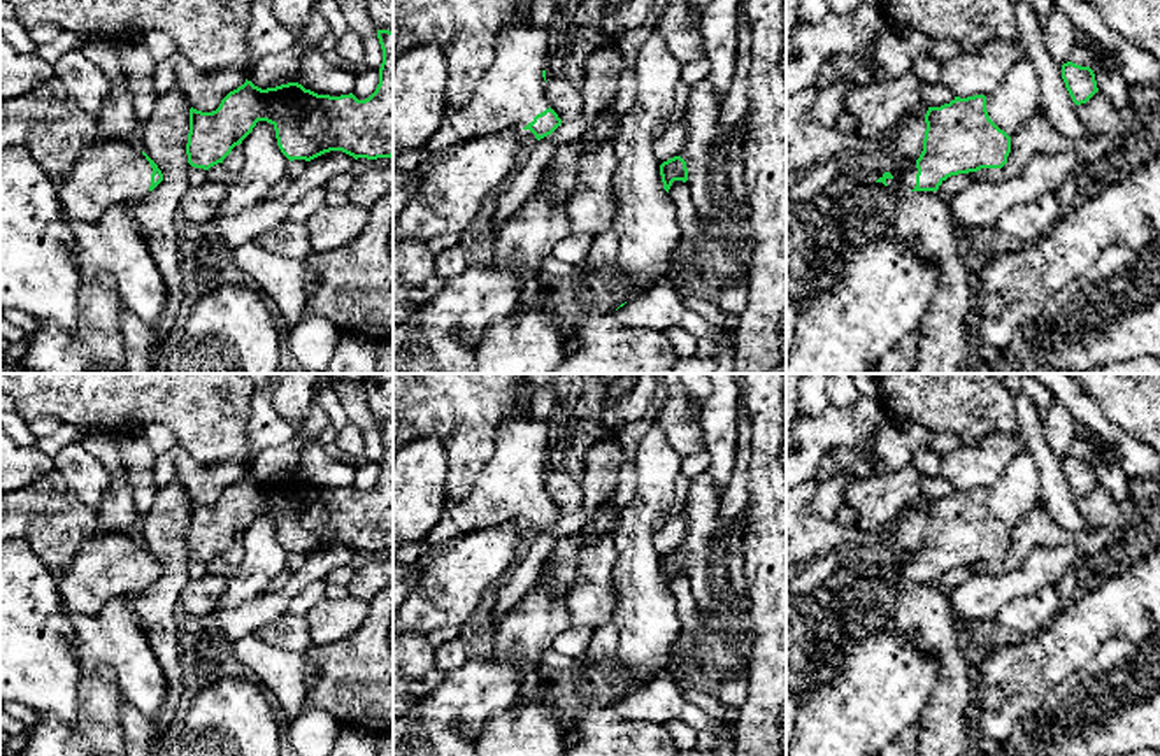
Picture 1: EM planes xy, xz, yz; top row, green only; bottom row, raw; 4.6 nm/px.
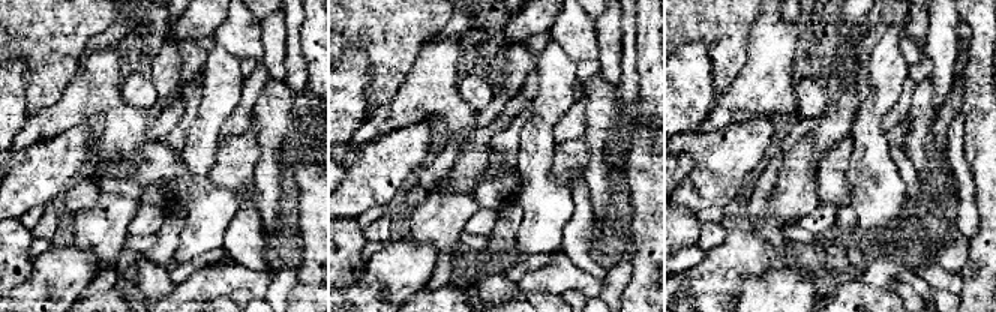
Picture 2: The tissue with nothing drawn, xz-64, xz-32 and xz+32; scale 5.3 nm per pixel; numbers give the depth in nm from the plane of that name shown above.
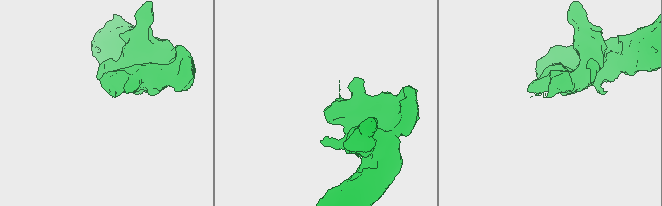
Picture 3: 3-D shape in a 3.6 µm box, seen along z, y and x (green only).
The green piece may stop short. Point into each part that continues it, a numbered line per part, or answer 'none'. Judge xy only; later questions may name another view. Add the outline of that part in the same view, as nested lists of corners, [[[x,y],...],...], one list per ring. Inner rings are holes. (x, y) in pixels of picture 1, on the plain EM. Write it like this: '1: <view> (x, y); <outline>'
1: xy (111, 565); [[[97,531],[56,575],[65,607],[98,614],[111,600],[133,600],[149,588],[153,561],[137,535]]]

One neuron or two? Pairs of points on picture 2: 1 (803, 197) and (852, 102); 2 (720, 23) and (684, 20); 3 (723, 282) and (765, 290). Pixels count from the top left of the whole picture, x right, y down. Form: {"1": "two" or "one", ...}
{"1": "one", "2": "one", "3": "two"}

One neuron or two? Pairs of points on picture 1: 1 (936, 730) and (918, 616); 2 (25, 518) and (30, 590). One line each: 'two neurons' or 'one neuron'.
1: one neuron
2: two neurons

